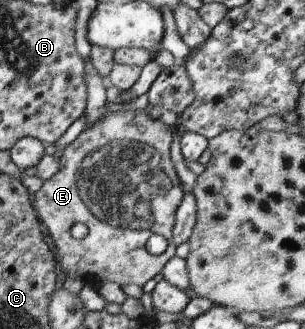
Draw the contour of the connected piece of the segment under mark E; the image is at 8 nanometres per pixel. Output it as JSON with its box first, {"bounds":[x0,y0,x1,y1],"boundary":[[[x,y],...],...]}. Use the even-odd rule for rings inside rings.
{"bounds":[33,104,183,290],"boundary":[[[149,104],[143,110],[129,109],[126,111],[113,111],[109,112],[102,119],[94,122],[91,126],[86,127],[69,145],[64,148],[63,155],[60,159],[60,169],[55,176],[43,183],[42,188],[36,192],[35,202],[33,203],[34,209],[39,214],[41,222],[45,222],[55,251],[53,252],[57,258],[63,259],[64,267],[68,270],[67,276],[82,276],[86,283],[90,283],[96,290],[103,284],[103,282],[117,282],[123,284],[137,284],[143,285],[151,278],[155,278],[159,272],[162,272],[163,267],[175,256],[176,244],[172,243],[173,240],[173,224],[177,222],[178,208],[182,204],[183,188],[181,188],[181,181],[175,168],[173,168],[173,161],[170,155],[170,146],[173,140],[173,132],[167,124],[163,123],[161,119],[151,118],[149,111],[153,106]],[[153,234],[161,234],[165,240],[170,244],[167,249],[160,255],[153,255],[145,249],[145,242]]]}

